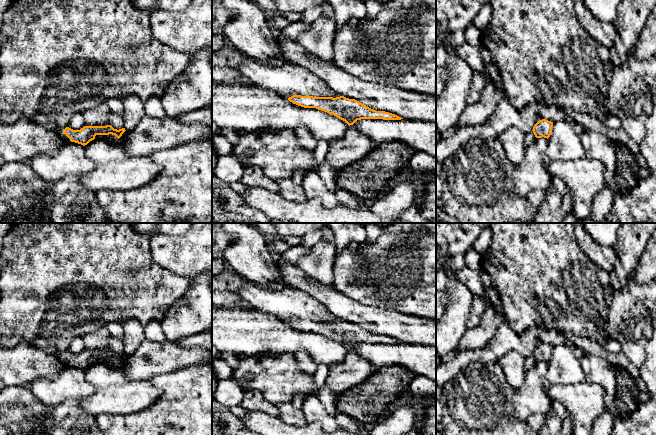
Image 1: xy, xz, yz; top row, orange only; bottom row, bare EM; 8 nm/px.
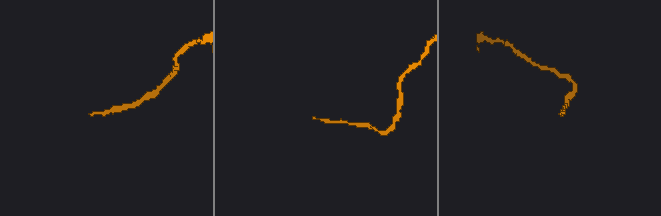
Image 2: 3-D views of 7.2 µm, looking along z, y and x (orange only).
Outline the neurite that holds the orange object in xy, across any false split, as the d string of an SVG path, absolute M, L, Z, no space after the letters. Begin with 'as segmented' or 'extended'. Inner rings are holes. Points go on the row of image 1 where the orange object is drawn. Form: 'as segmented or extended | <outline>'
extended | M111 125L106 126L84 126L80 130L73 130L69 127L65 129L56 129L67 141L75 142L83 146L90 141L100 138L106 140L109 144L117 145L118 139L126 131L125 128L114 129Z

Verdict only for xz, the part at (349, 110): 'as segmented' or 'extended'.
extended

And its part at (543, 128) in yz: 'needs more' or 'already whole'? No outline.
needs more

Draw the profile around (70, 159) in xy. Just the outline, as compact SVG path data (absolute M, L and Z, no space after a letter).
M71 141L62 145L55 154L37 154L29 164L36 174L50 182L88 173L95 168L86 157L84 146Z

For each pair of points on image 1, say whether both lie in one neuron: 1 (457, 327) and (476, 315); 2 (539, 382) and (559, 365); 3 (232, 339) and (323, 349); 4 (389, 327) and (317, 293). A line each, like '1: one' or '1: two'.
1: two
2: two
3: one
4: one

